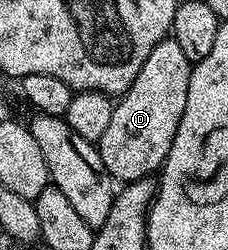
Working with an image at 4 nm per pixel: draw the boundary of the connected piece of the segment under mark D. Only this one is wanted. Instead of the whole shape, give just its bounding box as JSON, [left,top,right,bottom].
[97,37,192,185]

